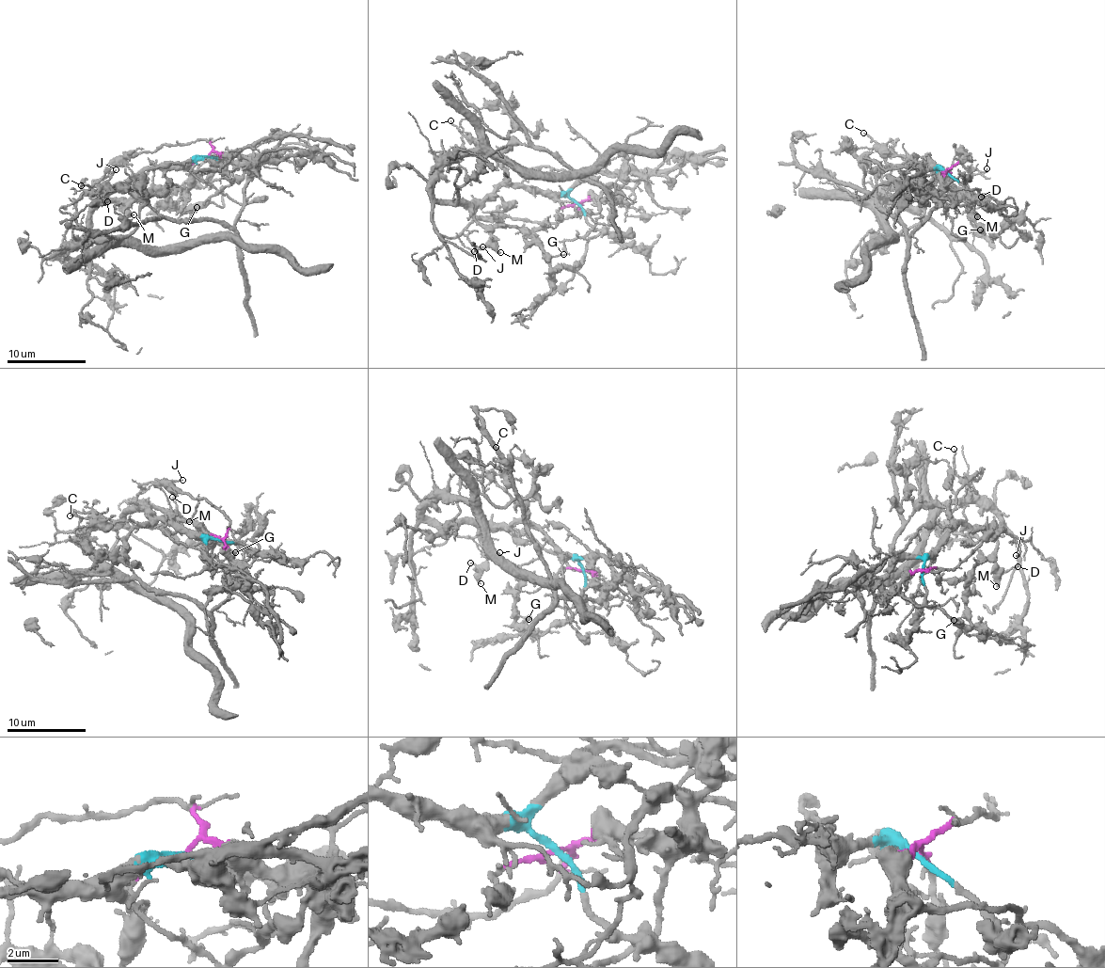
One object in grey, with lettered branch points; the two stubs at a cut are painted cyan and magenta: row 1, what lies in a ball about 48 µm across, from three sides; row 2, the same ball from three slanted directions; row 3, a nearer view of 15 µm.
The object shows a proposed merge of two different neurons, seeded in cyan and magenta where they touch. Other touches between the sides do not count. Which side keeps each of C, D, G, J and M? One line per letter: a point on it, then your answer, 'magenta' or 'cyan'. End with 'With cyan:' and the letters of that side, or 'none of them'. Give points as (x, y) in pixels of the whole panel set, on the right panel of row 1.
C: place (863, 133); magenta
D: place (981, 197); cyan
G: place (980, 230); cyan
J: place (986, 168); magenta
M: place (977, 216); cyan
With cyan: D, G, M

